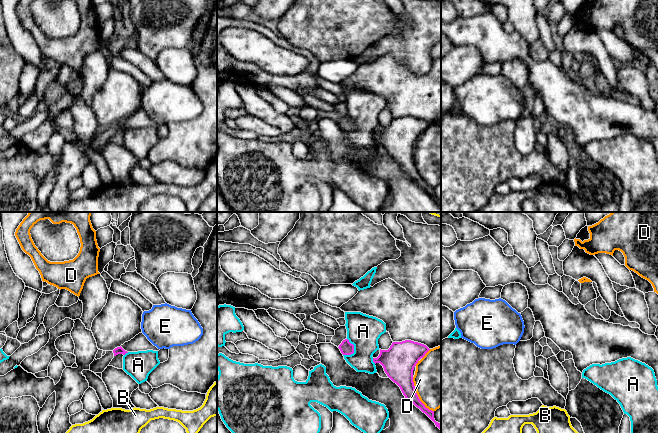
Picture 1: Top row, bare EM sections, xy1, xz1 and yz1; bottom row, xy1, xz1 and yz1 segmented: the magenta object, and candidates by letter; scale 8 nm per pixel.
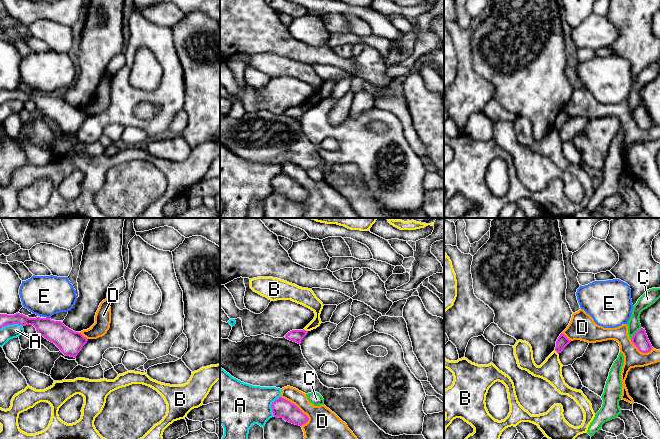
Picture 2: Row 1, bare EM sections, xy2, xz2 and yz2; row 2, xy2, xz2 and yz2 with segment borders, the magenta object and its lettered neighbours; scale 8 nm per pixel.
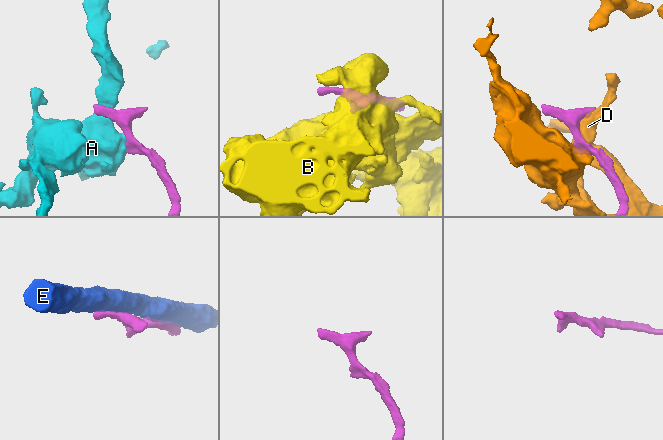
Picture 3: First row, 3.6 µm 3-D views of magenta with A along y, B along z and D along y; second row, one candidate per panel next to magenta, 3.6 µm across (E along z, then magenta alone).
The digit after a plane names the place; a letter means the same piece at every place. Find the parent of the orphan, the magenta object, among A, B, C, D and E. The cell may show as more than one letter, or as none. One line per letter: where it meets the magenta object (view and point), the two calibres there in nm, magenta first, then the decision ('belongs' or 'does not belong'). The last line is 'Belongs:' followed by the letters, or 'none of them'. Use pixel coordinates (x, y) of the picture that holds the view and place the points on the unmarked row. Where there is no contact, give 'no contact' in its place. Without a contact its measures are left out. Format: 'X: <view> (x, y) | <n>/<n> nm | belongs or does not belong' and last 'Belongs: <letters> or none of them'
A: xz1 (353, 126) | 110/280 nm | does not belong
B: xz2 (305, 106) | 100/130 nm | does not belong
C: yz2 (634, 110) | 130/100 nm | does not belong
D: xz2 (297, 183) | 160/260 nm | does not belong
E: xy2 (48, 94) | 190/320 nm | does not belong
Belongs: none of them

